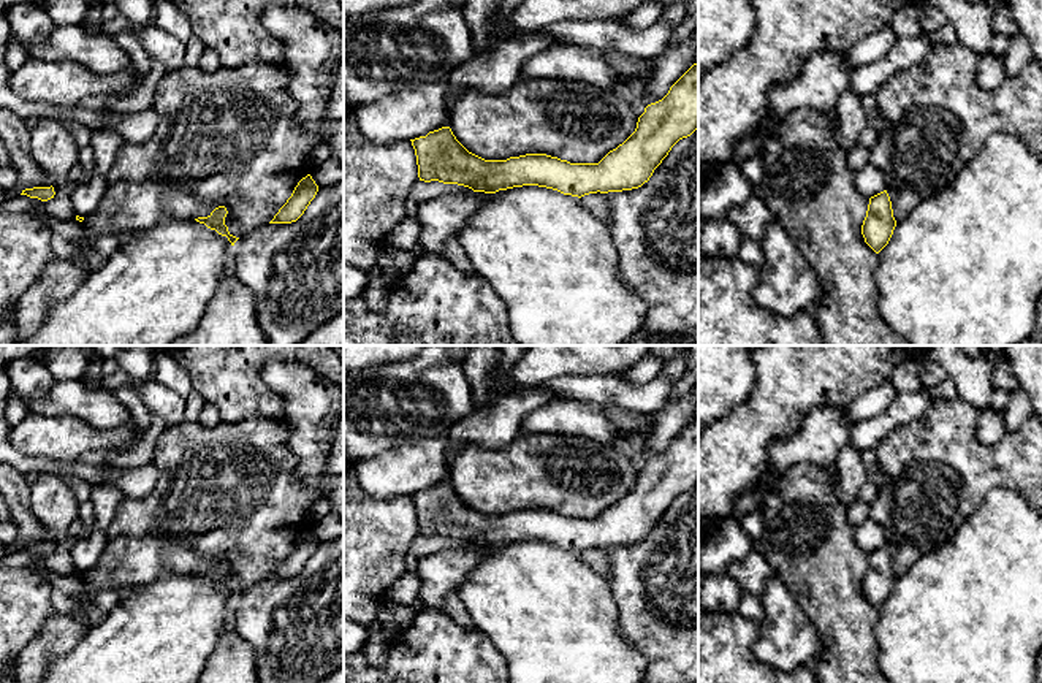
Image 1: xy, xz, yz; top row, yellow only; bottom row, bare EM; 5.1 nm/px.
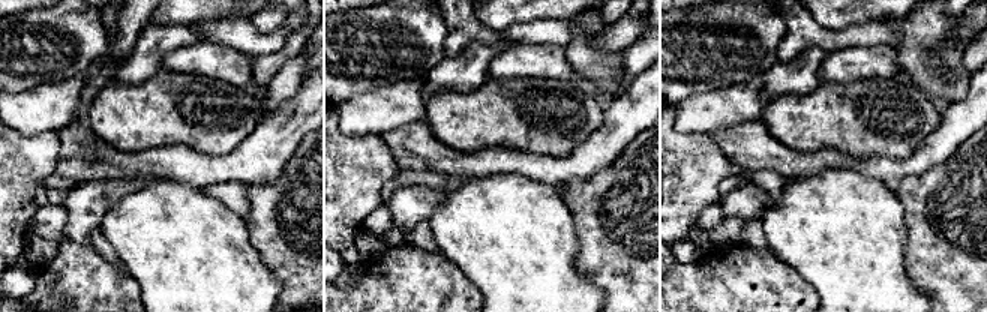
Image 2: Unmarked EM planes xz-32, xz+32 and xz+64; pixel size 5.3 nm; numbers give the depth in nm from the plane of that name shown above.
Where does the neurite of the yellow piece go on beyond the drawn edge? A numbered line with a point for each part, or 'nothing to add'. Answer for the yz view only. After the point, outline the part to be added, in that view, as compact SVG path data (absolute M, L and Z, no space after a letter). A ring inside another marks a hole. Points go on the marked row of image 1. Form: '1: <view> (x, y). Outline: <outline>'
nothing to add

